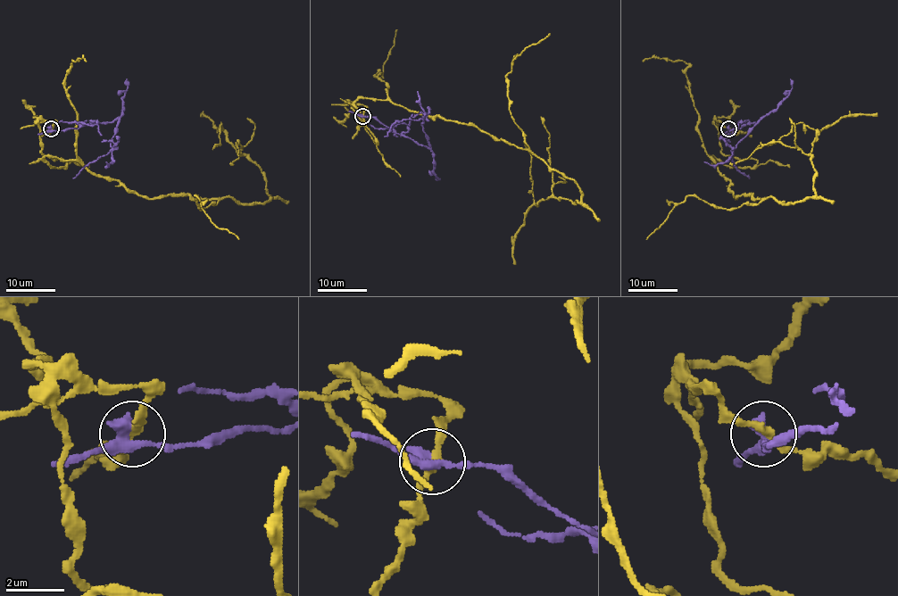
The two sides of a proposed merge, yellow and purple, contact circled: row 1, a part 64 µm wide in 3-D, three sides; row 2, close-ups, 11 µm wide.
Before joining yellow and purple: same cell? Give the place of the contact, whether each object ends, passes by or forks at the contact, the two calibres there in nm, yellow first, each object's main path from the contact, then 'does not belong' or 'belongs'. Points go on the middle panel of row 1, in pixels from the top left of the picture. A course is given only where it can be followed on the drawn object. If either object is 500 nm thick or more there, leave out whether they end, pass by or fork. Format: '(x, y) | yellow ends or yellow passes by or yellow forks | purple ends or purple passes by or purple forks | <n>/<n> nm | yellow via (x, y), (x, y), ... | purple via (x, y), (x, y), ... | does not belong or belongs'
(362, 116) | yellow passes by | purple passes by | 240/380 nm | yellow via (362, 116), (350, 103), (376, 144), (361, 97), (471, 123), (571, 178), (581, 201), (533, 201), (523, 142) | purple via (362, 116), (374, 116), (398, 134), (424, 145), (428, 144), (421, 119), (396, 121), (385, 136) | does not belong

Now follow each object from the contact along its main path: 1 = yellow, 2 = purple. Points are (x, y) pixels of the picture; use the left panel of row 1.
1: (51, 129), (52, 168), (79, 160), (150, 198), (268, 200), (220, 123), (212, 149)
2: (51, 129), (63, 130), (87, 124), (117, 121), (117, 133), (112, 139), (111, 150), (93, 160), (73, 178)

